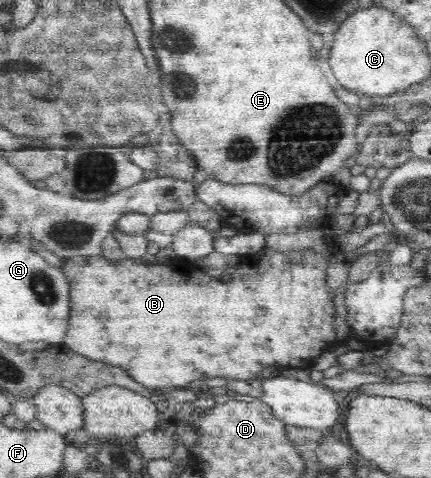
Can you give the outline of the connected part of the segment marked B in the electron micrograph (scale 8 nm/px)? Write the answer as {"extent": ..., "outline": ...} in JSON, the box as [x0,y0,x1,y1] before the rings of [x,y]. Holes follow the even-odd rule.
{"extent":[61,227,341,390],"outline":[[[327,227],[324,228],[325,234],[331,238],[330,249],[325,249],[320,252],[317,250],[287,250],[285,252],[271,251],[264,247],[259,254],[257,264],[248,264],[245,267],[245,280],[243,277],[234,277],[225,283],[219,279],[209,278],[205,274],[179,274],[183,270],[187,270],[187,266],[179,265],[176,267],[166,268],[159,266],[152,262],[138,262],[129,259],[123,259],[117,263],[111,263],[105,260],[101,255],[97,256],[75,256],[71,259],[64,260],[61,264],[61,269],[64,272],[65,278],[69,283],[69,306],[70,317],[68,329],[65,334],[64,344],[73,352],[86,356],[91,360],[100,360],[113,366],[125,369],[125,372],[139,384],[147,388],[155,390],[168,390],[171,388],[187,387],[190,382],[195,380],[205,381],[207,378],[215,378],[216,376],[225,377],[227,380],[249,380],[258,378],[265,366],[275,366],[279,364],[286,367],[293,368],[307,368],[309,362],[320,356],[323,351],[331,349],[331,344],[338,338],[335,335],[335,325],[333,325],[334,316],[334,294],[329,293],[325,289],[325,270],[329,268],[329,260],[337,252],[341,252],[335,248],[335,238],[337,235],[332,234],[332,230]],[[163,272],[173,272],[171,278],[163,276]]]}

